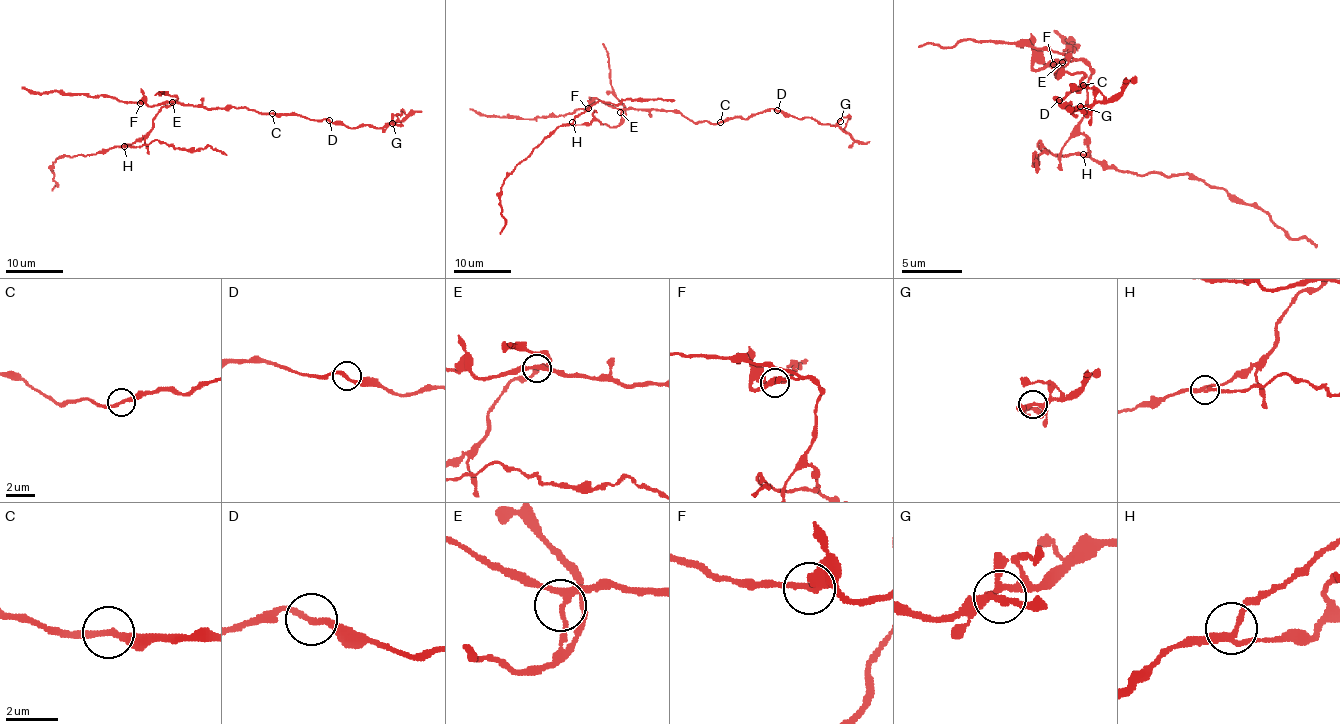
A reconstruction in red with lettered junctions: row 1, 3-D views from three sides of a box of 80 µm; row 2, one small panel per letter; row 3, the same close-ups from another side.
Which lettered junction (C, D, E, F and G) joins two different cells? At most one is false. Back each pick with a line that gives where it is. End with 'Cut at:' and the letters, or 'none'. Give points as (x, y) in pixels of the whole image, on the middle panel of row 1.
E: (620, 112)
Cut at: E

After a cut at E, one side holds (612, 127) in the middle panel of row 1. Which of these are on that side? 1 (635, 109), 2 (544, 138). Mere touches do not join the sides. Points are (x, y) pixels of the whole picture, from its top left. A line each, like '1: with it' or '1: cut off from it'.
1: cut off from it
2: with it

